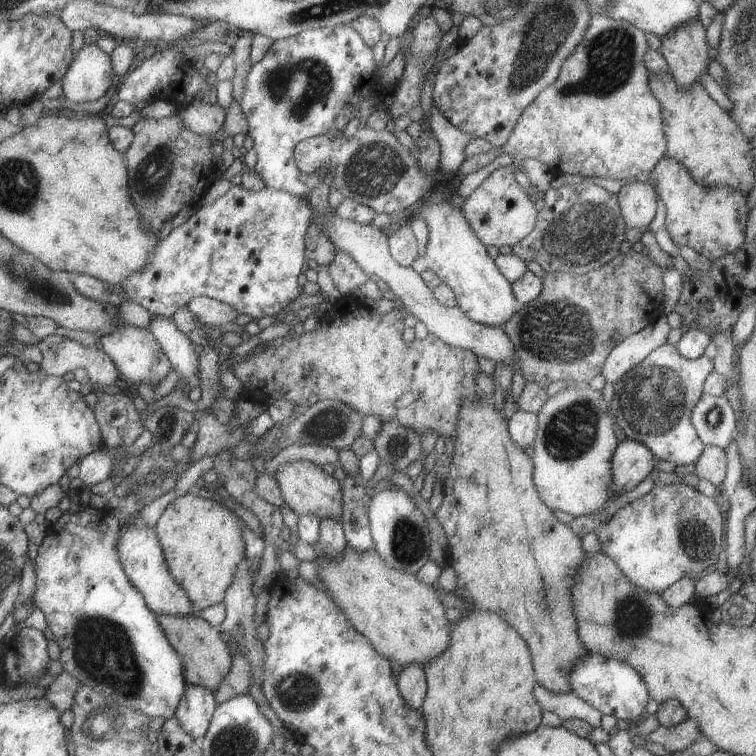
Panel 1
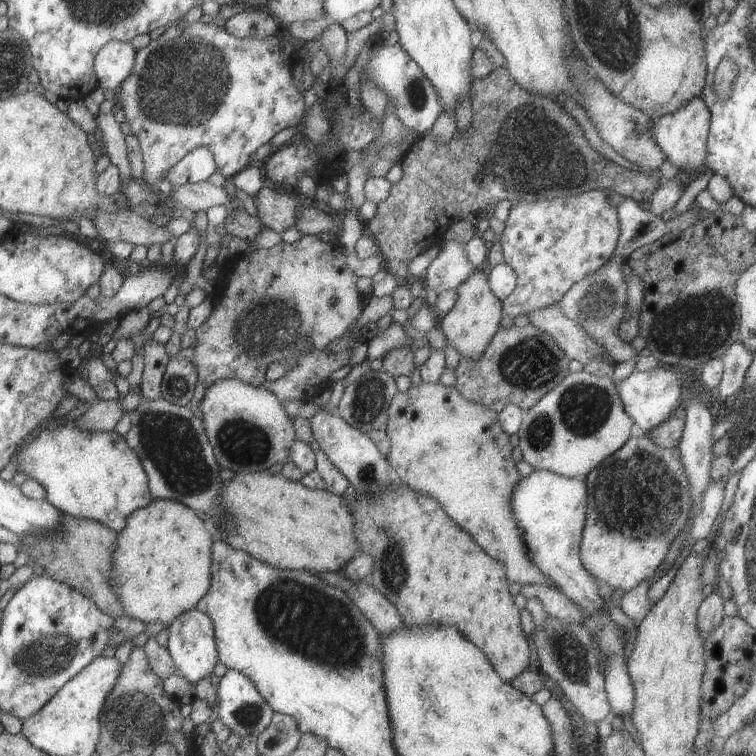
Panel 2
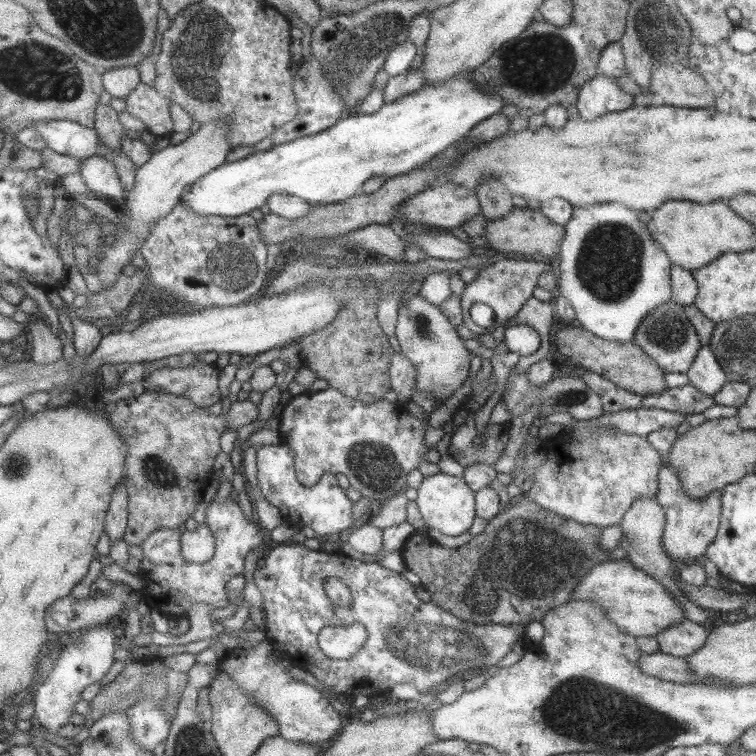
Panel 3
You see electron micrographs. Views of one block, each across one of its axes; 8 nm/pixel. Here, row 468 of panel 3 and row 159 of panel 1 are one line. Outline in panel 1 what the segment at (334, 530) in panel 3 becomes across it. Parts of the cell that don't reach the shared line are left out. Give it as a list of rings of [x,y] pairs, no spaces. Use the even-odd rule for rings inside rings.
[[[344,24],[334,28],[304,30],[298,35],[276,40],[259,63],[253,66],[248,72],[242,98],[238,101],[249,124],[247,134],[254,139],[253,148],[258,155],[254,170],[262,178],[265,187],[286,190],[307,200],[308,194],[326,178],[328,170],[324,166],[320,173],[302,173],[296,166],[295,147],[298,142],[320,134],[338,138],[350,120],[359,116],[361,100],[378,93],[380,88],[374,52],[364,44],[360,34],[352,26]]]

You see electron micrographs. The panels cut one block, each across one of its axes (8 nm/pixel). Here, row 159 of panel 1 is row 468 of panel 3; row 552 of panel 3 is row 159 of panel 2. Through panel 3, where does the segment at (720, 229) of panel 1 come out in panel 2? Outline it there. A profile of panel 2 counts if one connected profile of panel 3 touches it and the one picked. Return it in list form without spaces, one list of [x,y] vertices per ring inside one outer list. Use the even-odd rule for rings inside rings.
[[[701,96],[692,98],[676,112],[665,114],[653,121],[653,137],[666,158],[680,172],[690,174],[693,181],[706,168],[707,138],[712,115]]]

